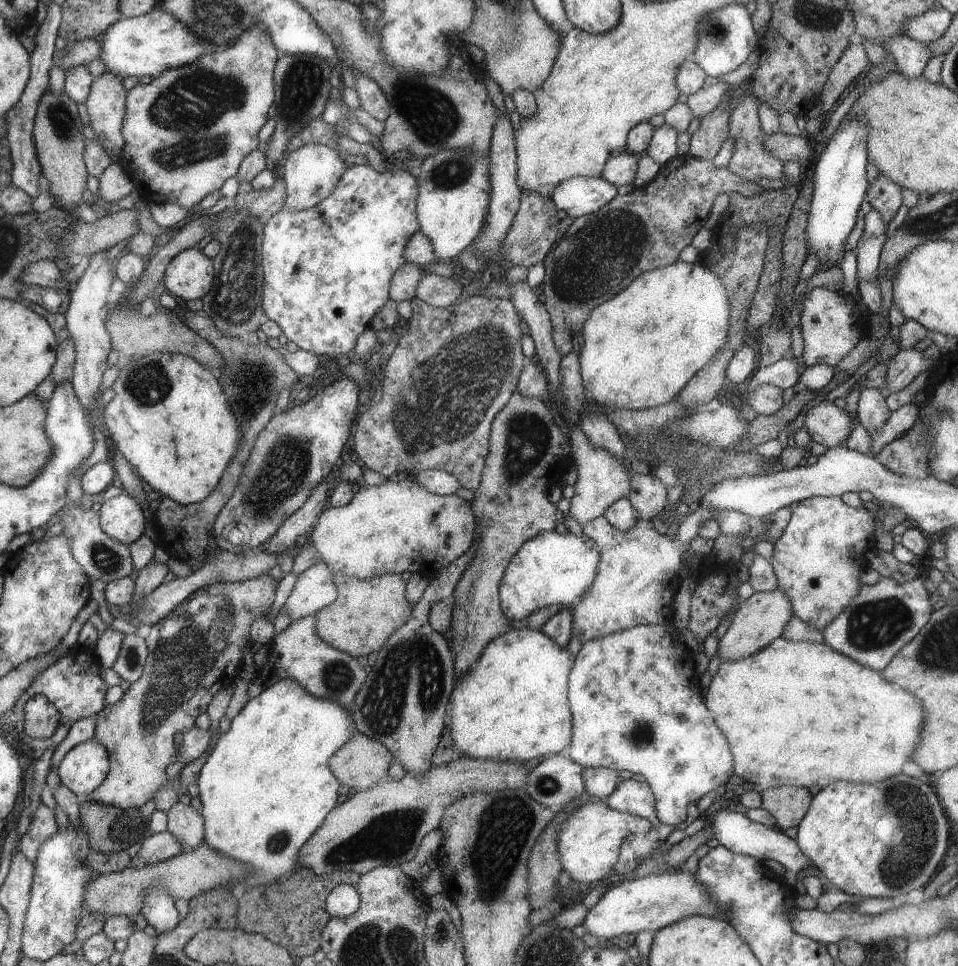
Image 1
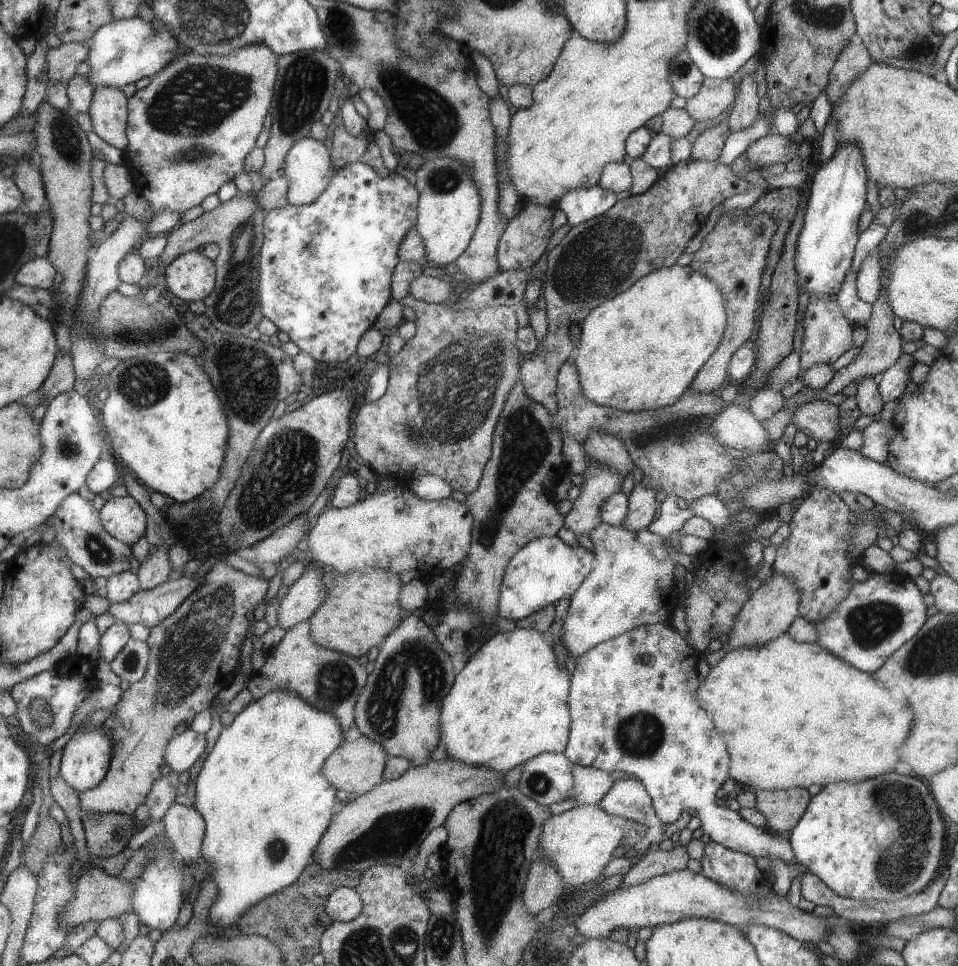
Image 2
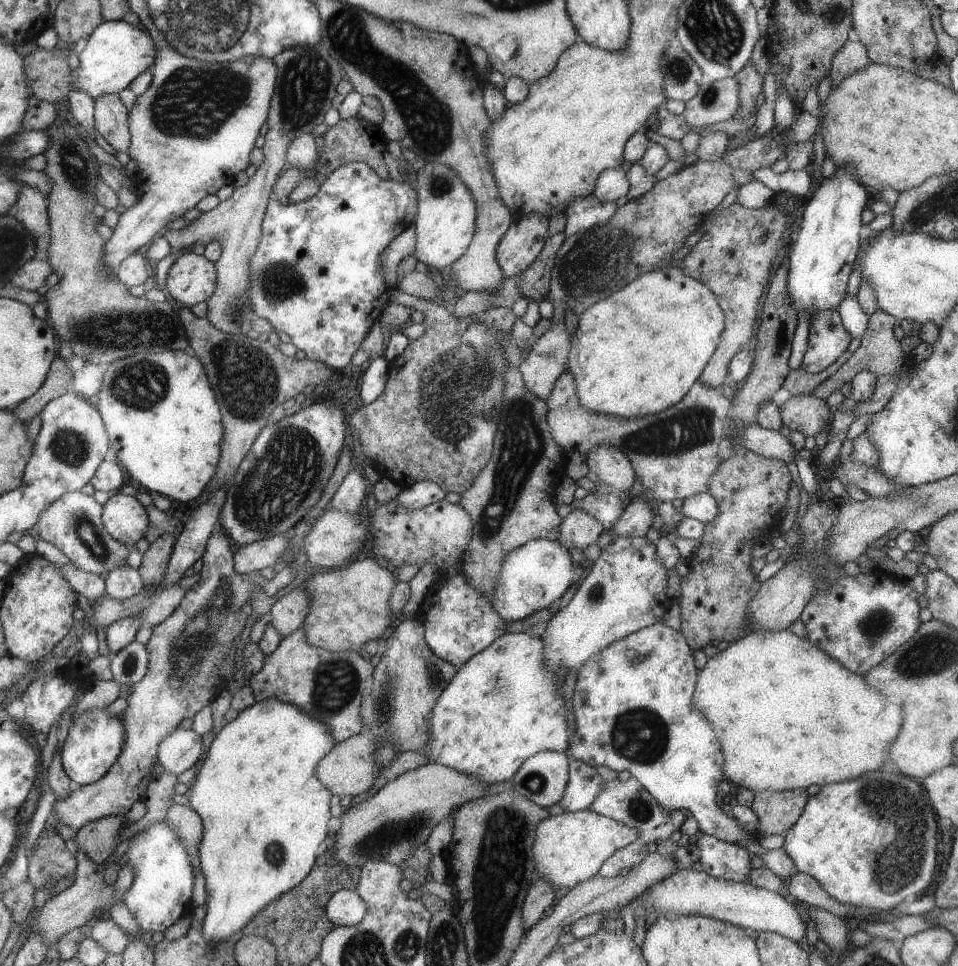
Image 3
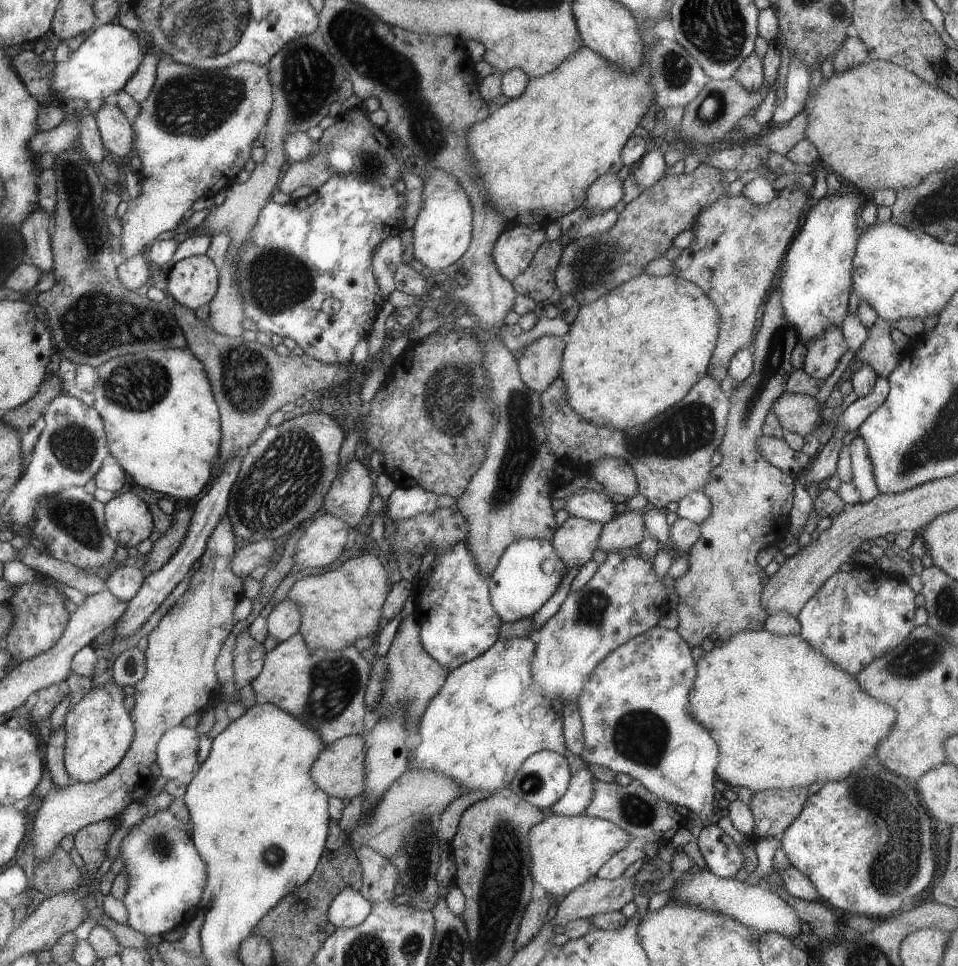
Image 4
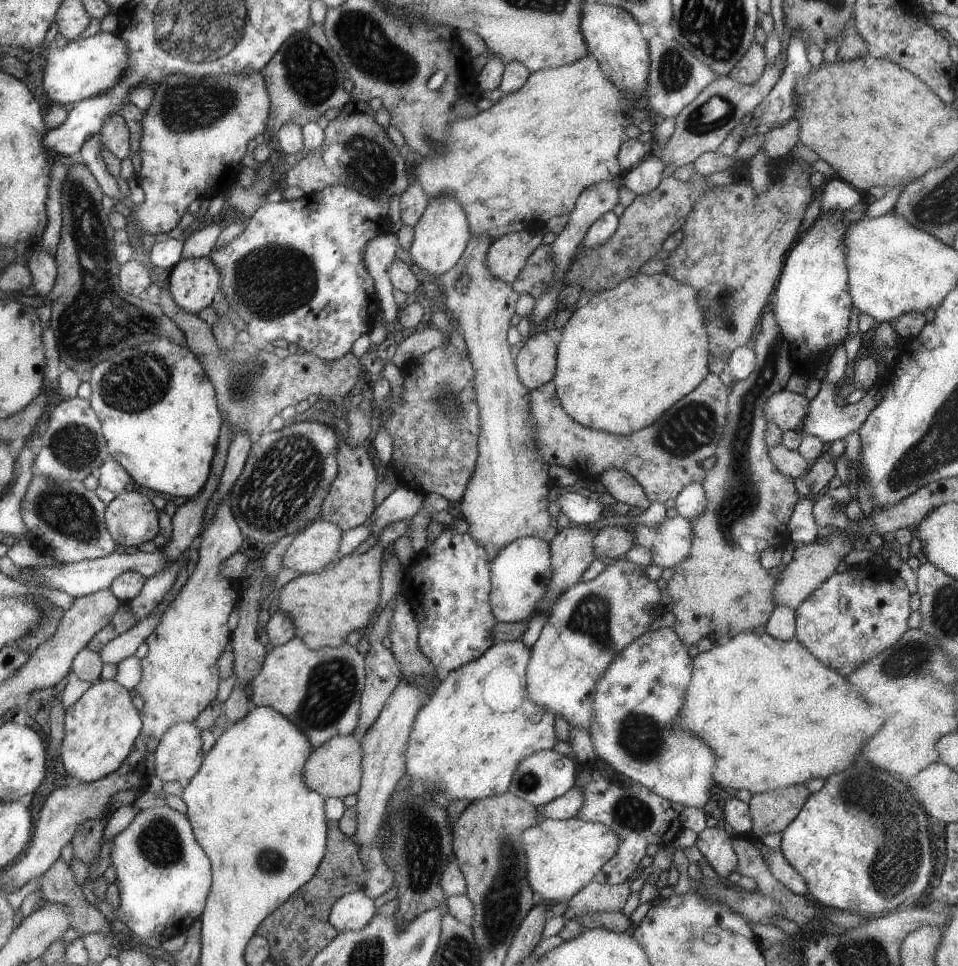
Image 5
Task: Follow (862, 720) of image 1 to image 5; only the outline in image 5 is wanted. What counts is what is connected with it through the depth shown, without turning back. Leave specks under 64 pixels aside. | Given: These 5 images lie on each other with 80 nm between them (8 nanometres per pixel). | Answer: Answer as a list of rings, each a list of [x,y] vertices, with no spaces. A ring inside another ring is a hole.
[[[764,630],[761,634],[753,631],[738,632],[725,642],[725,644],[713,643],[713,647],[706,652],[698,652],[692,660],[693,676],[690,684],[684,691],[685,702],[679,712],[679,716],[672,721],[672,727],[676,731],[687,731],[692,735],[703,739],[715,752],[715,770],[714,781],[723,789],[729,792],[745,789],[750,794],[764,793],[775,789],[790,787],[791,785],[803,785],[805,782],[820,778],[826,780],[831,774],[837,774],[841,770],[845,770],[855,754],[861,750],[861,746],[877,732],[883,728],[887,720],[887,714],[877,705],[867,704],[865,700],[861,700],[859,690],[855,690],[847,679],[841,676],[835,669],[824,665],[817,657],[813,656],[795,637],[782,641],[775,637],[769,636]]]

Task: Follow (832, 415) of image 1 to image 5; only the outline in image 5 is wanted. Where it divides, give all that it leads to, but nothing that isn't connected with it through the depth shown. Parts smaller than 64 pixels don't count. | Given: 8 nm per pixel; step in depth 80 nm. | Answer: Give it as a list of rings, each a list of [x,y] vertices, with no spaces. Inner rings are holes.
[[[785,389],[774,392],[764,405],[767,422],[775,423],[782,431],[797,431],[806,418],[809,399]]]

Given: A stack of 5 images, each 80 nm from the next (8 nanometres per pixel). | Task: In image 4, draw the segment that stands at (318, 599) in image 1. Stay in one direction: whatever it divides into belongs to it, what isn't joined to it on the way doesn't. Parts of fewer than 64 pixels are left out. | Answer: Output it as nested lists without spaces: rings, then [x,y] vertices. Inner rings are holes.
[[[285,598],[265,615],[269,636],[277,643],[295,634],[300,625],[300,608],[297,603]]]

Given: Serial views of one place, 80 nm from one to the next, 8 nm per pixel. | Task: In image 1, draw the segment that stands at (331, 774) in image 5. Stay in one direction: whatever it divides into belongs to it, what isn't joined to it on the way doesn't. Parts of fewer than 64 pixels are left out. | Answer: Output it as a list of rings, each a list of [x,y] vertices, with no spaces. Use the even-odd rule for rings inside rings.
[[[359,732],[334,752],[329,767],[335,778],[349,789],[364,791],[386,780],[392,754],[379,741]]]

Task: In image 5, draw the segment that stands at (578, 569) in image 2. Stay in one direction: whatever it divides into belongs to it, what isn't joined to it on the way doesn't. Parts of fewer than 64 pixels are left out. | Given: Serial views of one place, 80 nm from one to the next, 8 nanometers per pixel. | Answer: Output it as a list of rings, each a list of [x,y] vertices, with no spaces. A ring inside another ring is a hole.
[[[519,537],[499,550],[489,562],[490,607],[499,623],[527,620],[538,608],[552,576],[550,545],[537,537]]]

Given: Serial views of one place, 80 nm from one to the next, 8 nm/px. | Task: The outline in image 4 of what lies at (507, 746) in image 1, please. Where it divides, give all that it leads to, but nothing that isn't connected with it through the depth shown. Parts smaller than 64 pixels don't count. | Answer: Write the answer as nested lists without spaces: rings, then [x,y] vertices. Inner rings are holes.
[[[529,637],[498,638],[481,655],[449,671],[441,690],[421,714],[417,732],[420,742],[413,750],[409,750],[409,769],[435,771],[447,775],[464,792],[495,792],[507,787],[517,774],[518,768],[537,751],[563,753],[561,718],[557,718],[551,700],[539,691],[535,694],[531,690],[535,650],[537,647]]]

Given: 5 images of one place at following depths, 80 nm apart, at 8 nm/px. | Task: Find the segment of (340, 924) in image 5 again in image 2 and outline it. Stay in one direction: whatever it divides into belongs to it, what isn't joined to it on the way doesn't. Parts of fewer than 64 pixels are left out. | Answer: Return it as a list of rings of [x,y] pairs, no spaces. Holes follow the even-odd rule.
[[[337,887],[324,902],[324,911],[331,922],[351,920],[361,909],[360,894],[353,887]]]

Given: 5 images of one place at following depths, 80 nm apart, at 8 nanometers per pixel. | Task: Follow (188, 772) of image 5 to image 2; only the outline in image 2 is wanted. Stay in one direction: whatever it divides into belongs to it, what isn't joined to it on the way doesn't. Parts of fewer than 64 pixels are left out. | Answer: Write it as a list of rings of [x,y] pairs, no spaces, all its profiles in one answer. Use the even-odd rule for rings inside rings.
[[[187,728],[184,733],[176,736],[166,748],[166,762],[172,771],[181,773],[189,770],[207,748],[205,733],[197,733]]]

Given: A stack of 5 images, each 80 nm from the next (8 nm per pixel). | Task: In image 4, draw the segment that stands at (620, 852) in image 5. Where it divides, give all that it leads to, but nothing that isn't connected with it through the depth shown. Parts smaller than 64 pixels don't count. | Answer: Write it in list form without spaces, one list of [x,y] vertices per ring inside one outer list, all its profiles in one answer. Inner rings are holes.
[[[631,779],[627,785],[619,785],[615,781],[606,783],[592,780],[593,796],[584,810],[587,816],[605,819],[618,825],[629,836],[630,842],[620,848],[609,860],[606,860],[599,868],[595,877],[600,879],[614,879],[623,874],[629,864],[643,858],[645,842],[664,844],[671,841],[671,837],[677,829],[683,826],[685,815],[675,805],[659,800],[650,790],[638,780]]]

